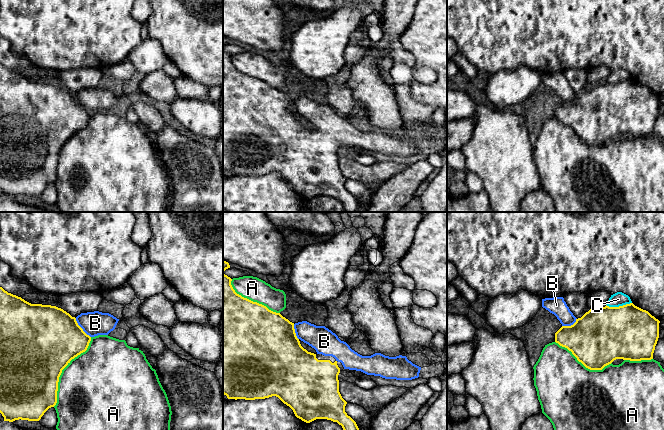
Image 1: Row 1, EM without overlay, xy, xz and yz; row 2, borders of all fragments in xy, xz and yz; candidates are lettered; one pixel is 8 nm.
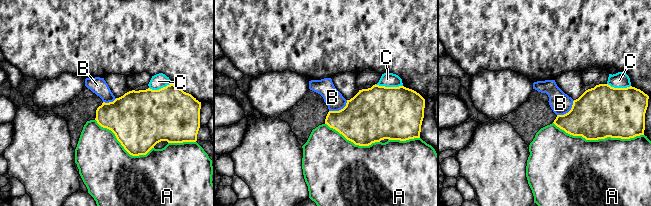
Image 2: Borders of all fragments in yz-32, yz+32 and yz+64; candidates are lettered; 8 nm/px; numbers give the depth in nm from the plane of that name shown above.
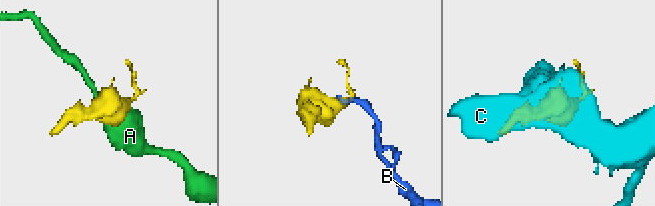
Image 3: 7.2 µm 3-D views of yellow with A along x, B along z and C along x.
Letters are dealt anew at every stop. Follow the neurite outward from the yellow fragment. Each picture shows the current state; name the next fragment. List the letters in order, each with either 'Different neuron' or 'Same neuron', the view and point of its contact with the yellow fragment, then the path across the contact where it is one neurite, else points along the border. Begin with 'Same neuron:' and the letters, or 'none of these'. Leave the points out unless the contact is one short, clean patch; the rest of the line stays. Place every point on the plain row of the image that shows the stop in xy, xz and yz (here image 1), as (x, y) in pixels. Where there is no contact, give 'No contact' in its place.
Same neuron: B
A: Different neuron. Touches yellow at xy (62, 145)
B: Same neuron. Touches yellow at xy (81, 104)
C: Different neuron. Touches yellow at yz (619, 82)

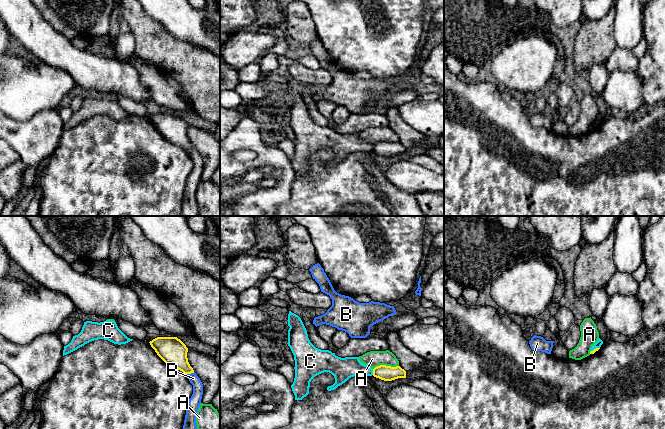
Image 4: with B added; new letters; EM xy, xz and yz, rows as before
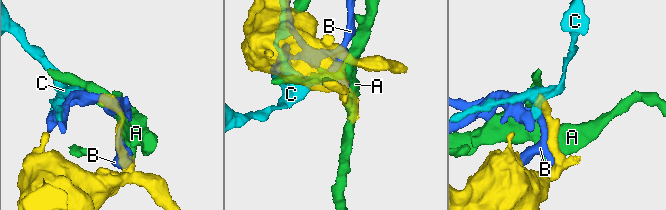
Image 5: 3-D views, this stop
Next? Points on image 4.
Same neuron: none of these
A: Different neuron. Touches yellow at xz (385, 141)
B: Different neuron. Touches yellow at xy (189, 149)
C: Different neuron. Touches yellow at xz (373, 148)

